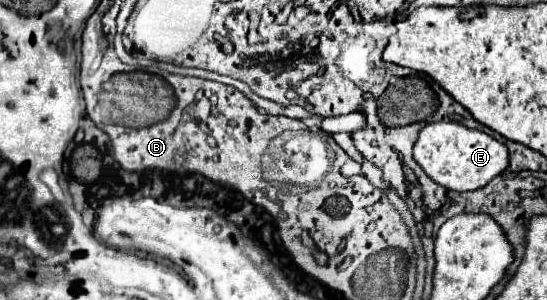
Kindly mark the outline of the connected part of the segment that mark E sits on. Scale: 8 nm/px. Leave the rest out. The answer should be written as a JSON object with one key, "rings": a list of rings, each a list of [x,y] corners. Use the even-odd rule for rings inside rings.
{"rings":[[[439,121],[439,123],[427,123],[419,139],[413,147],[413,159],[423,167],[423,171],[439,185],[451,189],[451,191],[475,191],[481,189],[497,177],[505,167],[509,165],[509,151],[507,147],[497,141],[495,137],[469,129],[455,121]]]}

